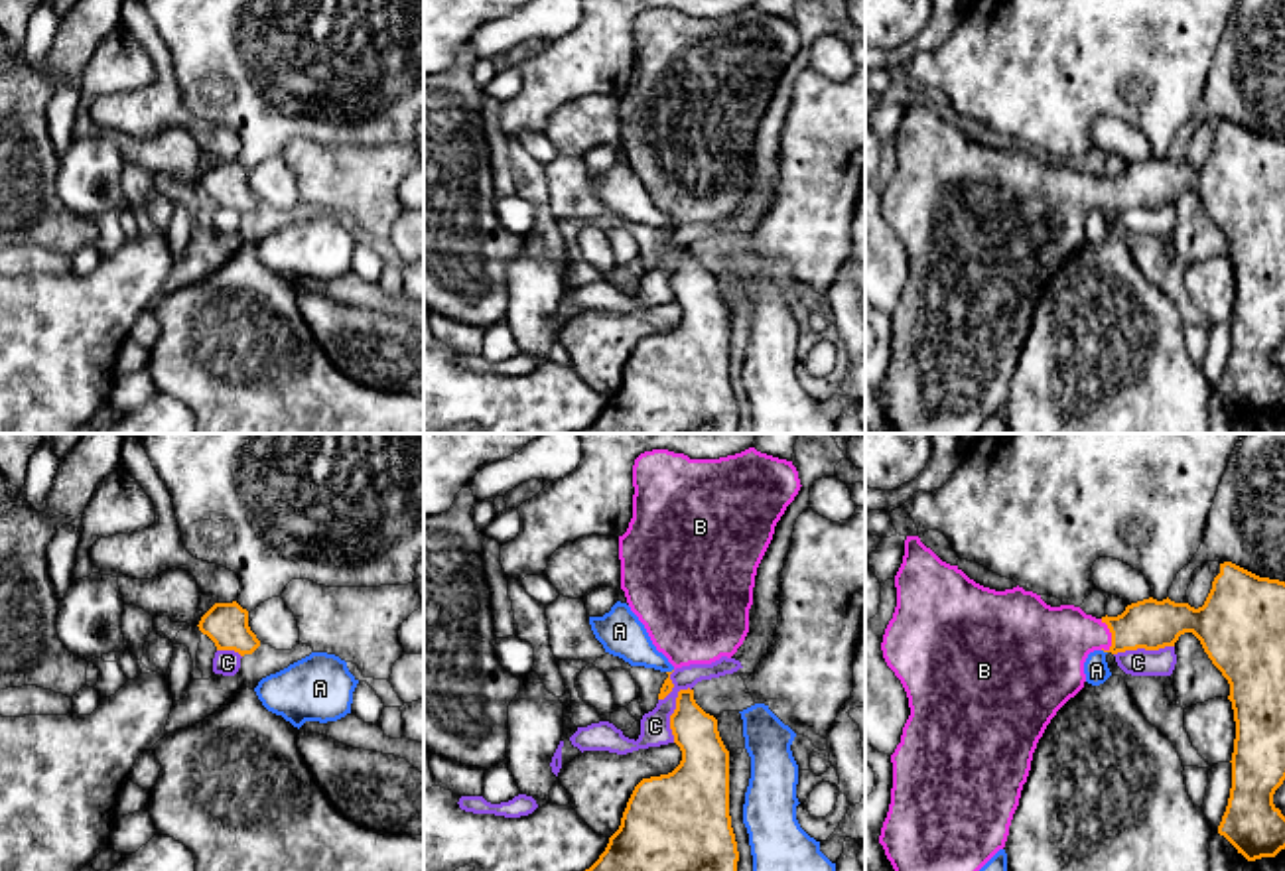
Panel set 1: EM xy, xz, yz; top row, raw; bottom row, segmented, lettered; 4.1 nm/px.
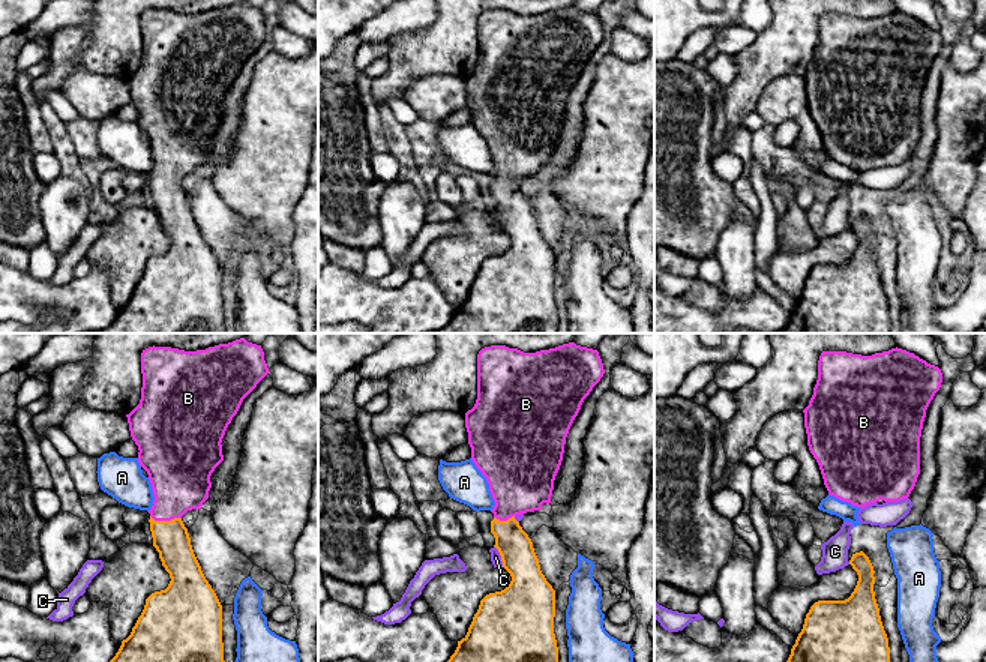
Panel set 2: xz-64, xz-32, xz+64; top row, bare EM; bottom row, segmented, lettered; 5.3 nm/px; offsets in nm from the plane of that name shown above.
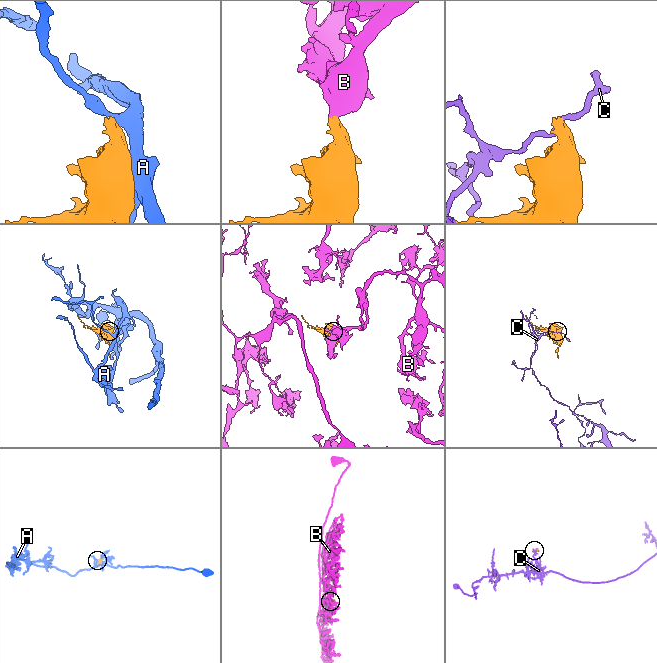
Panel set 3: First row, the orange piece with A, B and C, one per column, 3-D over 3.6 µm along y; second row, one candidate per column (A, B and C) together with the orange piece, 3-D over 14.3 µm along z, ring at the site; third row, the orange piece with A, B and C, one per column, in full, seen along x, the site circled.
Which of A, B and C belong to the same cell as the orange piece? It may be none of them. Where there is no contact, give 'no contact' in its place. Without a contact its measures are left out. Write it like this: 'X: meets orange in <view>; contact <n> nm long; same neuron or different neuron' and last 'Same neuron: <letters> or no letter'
A: meets orange in yz; contact 30 nm long; different neuron
B: meets orange in yz; contact 140 nm long; same neuron
C: meets orange in xz; contact 240 nm long; different neuron
Same neuron: B

